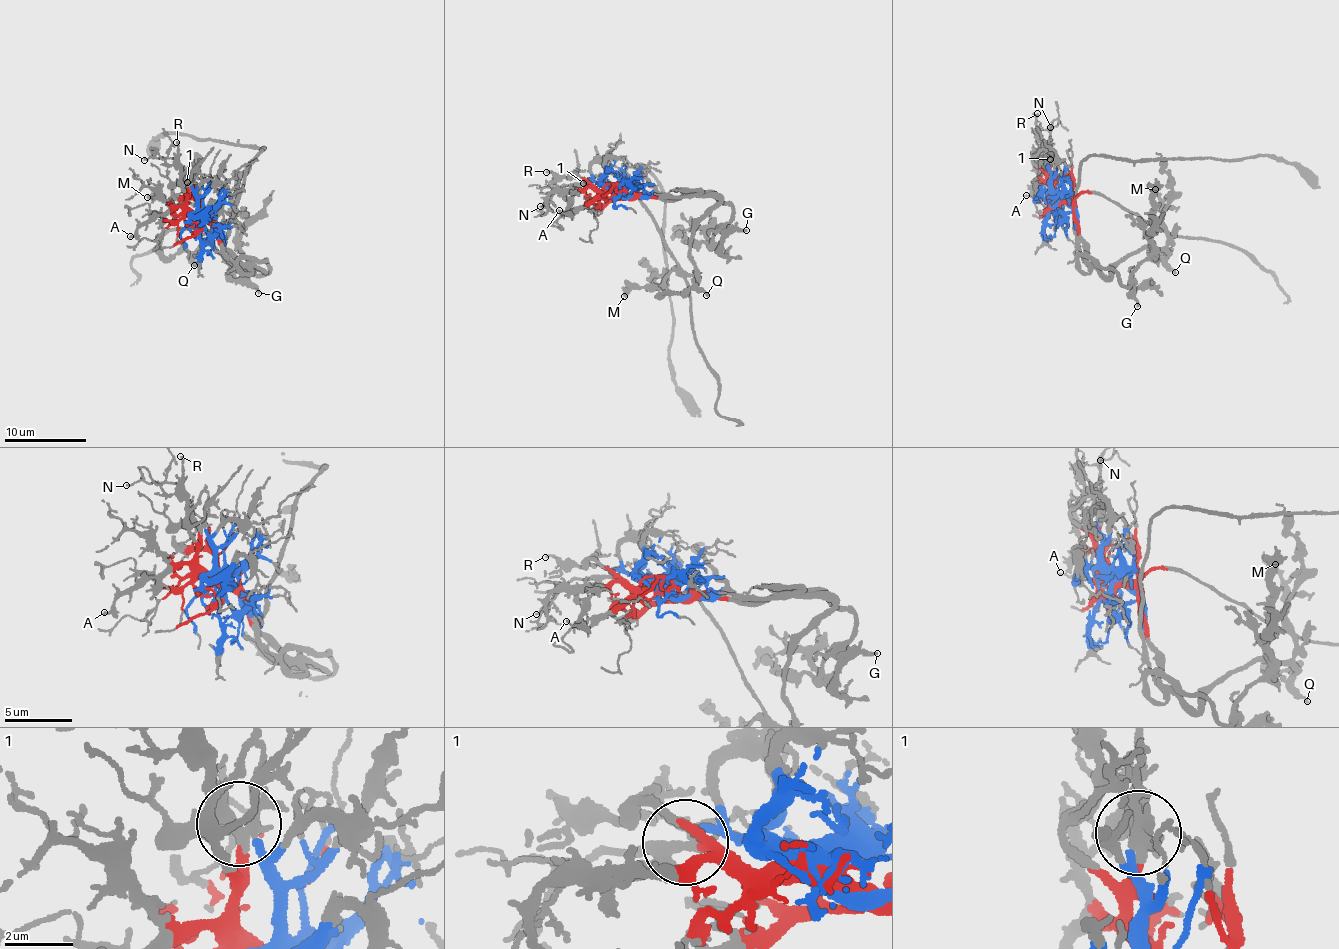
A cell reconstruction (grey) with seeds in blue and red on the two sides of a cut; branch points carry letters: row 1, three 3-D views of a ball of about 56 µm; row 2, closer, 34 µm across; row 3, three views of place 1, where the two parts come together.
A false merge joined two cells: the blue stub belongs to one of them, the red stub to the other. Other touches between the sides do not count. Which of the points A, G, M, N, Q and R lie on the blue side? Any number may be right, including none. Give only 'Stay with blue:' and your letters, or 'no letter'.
Stay with blue: G

